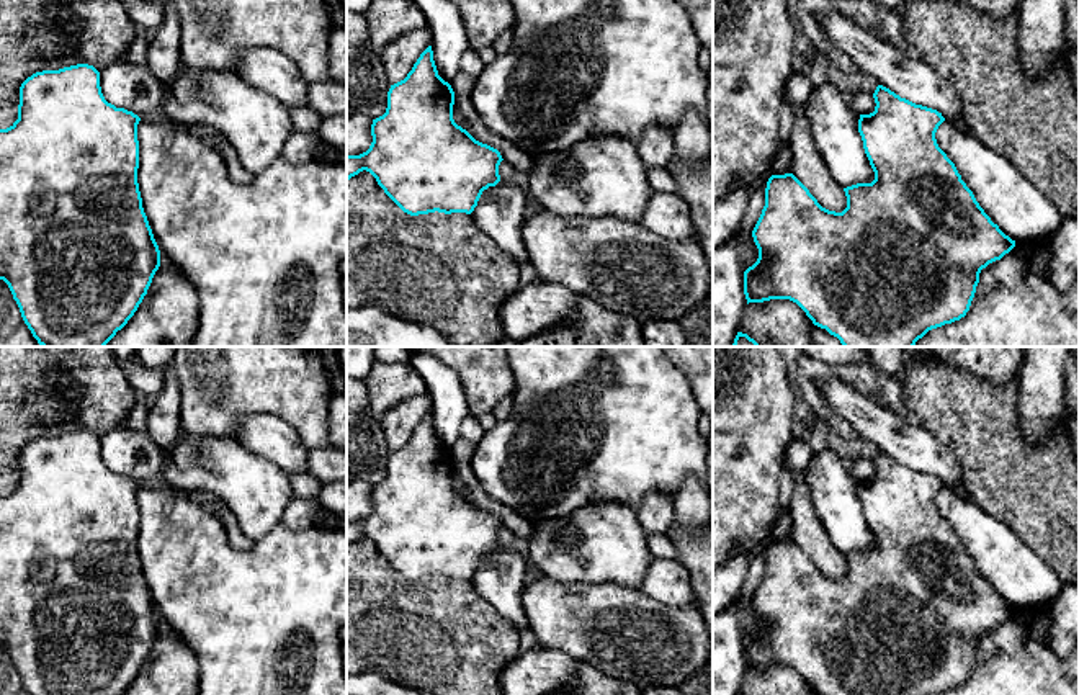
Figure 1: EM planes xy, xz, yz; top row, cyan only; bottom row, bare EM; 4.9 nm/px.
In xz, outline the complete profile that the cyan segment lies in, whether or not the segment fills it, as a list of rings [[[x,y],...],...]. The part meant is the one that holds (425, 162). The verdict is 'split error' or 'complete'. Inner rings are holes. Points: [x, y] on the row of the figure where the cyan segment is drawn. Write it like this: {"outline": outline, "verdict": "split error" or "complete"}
{"outline": [[[428,46],[407,77],[387,92],[386,113],[371,124],[373,142],[360,155],[347,155],[347,180],[369,172],[384,193],[407,214],[471,214],[484,190],[500,182],[500,152],[476,141],[453,119],[454,92],[437,70]]], "verdict": "complete"}

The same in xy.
{"outline": [[[88,64],[59,70],[43,70],[20,87],[18,119],[0,129],[0,280],[16,301],[21,317],[41,347],[105,347],[134,316],[160,267],[160,250],[154,239],[137,183],[141,118],[108,103],[101,93],[100,72]]], "verdict": "complete"}

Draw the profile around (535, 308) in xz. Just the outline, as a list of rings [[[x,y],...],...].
[[[554,283],[522,285],[504,301],[499,317],[507,339],[526,340],[544,330],[575,322],[579,319],[577,294]]]

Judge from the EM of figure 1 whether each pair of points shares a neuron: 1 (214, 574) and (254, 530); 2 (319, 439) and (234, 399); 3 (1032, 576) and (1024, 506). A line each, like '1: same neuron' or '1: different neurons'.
1: different neurons
2: same neuron
3: different neurons

